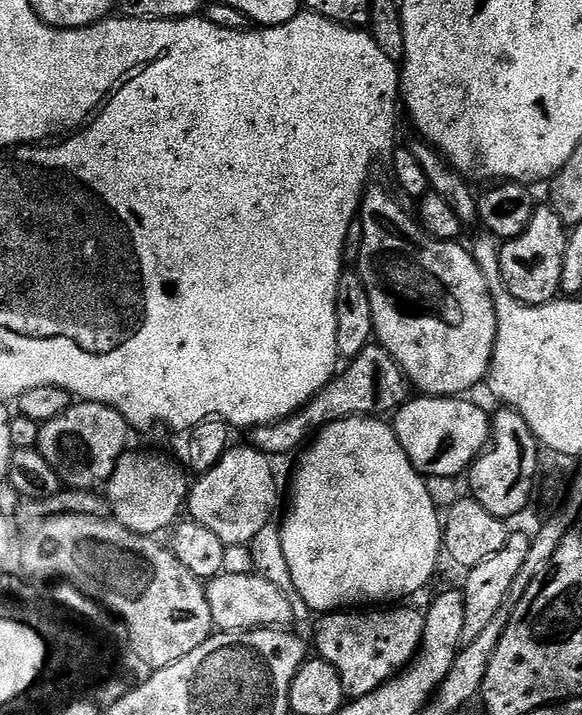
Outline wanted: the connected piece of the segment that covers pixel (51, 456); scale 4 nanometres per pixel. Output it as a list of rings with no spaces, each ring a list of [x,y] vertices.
[[[76,402],[66,414],[58,414],[58,418],[41,424],[38,447],[42,458],[50,462],[65,489],[87,492],[107,485],[117,462],[129,447],[128,432],[130,425],[118,410],[105,404]]]

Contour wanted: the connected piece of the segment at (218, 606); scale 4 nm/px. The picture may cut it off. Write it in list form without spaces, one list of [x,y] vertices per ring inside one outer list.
[[[221,572],[207,581],[206,598],[210,602],[212,623],[221,632],[249,632],[255,628],[284,628],[293,623],[287,596],[273,582],[257,574]]]

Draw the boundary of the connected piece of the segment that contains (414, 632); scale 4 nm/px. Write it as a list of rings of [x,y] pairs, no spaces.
[[[388,606],[383,610],[341,610],[321,615],[315,621],[319,659],[330,662],[330,666],[338,670],[349,697],[370,694],[403,672],[416,657],[422,642],[424,612],[404,607],[408,606]]]

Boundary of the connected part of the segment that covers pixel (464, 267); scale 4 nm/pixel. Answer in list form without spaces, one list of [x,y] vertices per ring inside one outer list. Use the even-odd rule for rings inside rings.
[[[369,187],[360,200],[358,227],[362,230],[362,250],[358,271],[374,309],[374,336],[396,359],[417,393],[459,397],[471,393],[468,391],[475,384],[485,383],[496,345],[496,307],[471,251],[454,240],[433,240],[413,217],[412,220],[384,188]]]

